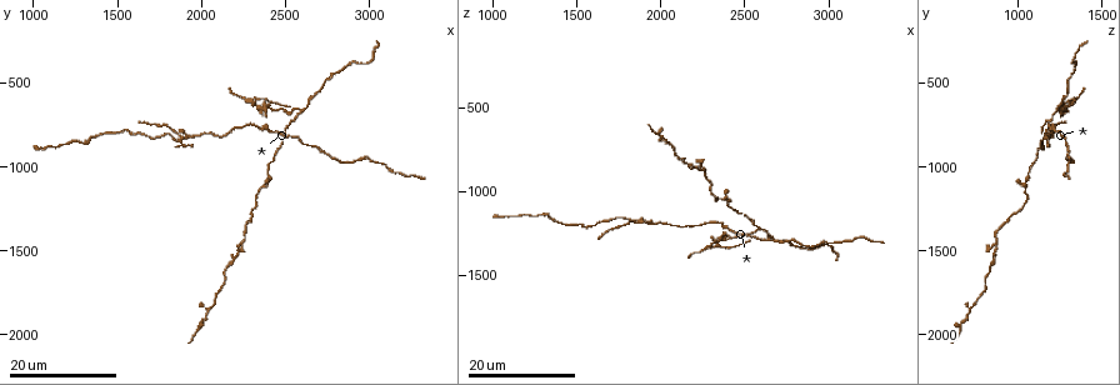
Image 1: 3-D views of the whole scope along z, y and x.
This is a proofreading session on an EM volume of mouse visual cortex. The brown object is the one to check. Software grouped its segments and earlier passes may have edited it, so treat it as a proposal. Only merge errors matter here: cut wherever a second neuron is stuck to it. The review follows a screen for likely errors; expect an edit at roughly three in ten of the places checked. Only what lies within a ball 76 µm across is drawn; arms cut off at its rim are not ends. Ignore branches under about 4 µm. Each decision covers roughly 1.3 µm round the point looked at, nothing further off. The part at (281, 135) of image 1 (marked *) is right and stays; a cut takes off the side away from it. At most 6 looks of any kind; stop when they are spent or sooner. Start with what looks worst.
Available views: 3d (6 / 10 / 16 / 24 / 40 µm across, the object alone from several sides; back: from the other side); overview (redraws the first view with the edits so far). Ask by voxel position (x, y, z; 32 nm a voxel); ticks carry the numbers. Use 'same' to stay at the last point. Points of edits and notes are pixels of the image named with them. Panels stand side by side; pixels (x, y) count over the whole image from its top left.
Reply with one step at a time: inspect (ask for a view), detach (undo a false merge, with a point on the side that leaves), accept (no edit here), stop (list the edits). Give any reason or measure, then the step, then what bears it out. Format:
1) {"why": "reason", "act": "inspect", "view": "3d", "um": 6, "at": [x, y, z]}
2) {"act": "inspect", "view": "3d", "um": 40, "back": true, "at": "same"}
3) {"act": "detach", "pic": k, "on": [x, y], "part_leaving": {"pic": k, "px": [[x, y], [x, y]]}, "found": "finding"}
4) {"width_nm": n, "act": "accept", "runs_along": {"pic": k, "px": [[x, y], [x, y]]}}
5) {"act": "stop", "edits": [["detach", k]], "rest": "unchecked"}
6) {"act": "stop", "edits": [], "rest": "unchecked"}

{"why": "four or more arms meet", "act": "inspect", "view": "3d", "um": 24, "at": [1880, 820, 1180]}

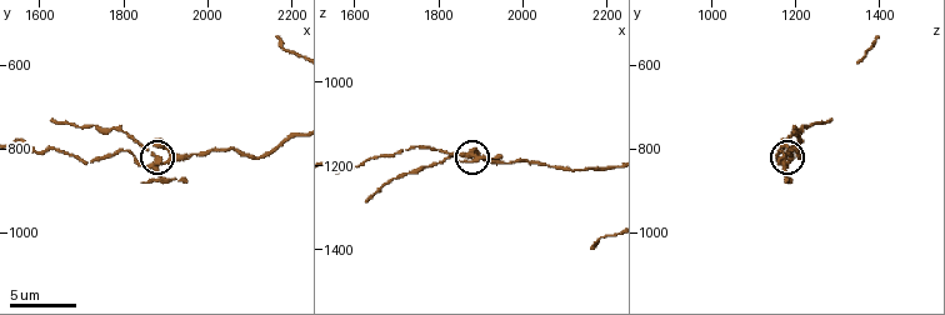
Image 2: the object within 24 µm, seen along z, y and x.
{"why": "closer look", "act": "inspect", "view": "3d", "um": 10, "at": [1875, 825, 1165]}

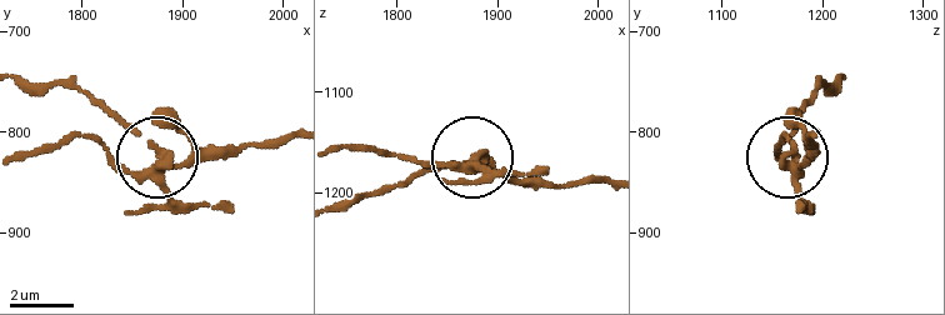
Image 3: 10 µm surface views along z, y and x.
{"width_nm": 250, "act": "detach", "pic": 3, "on": [188, 204], "part_leaving": {"pic": 3, "px": [[150, 171], [150, 141], [78, 91], [21, 85]]}, "found": "two neurons meet here"}

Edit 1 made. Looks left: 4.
{"act": "inspect", "view": "overview"}

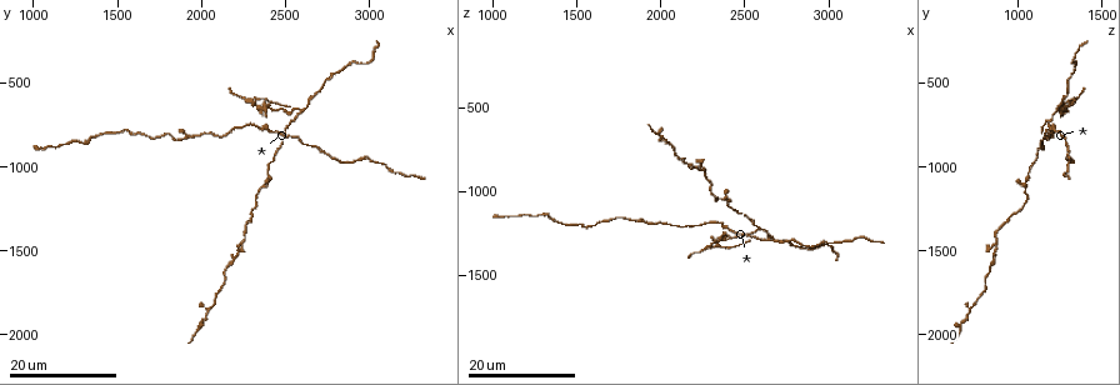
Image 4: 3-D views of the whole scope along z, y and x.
{"act": "inspect", "view": "3d", "um": 16, "at": [2600, 680, 1220]}

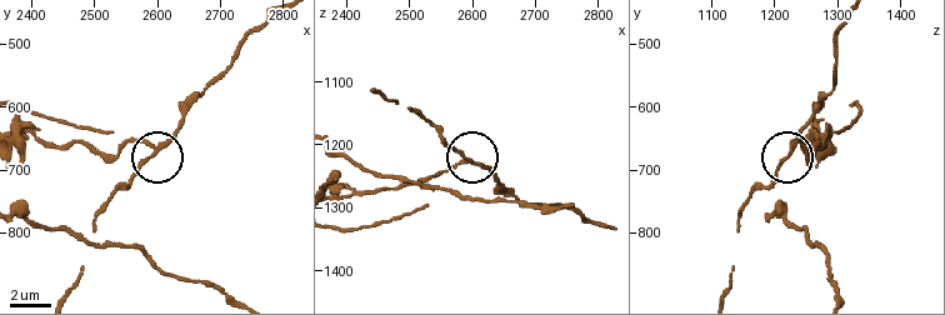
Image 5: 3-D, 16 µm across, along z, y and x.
{"act": "inspect", "view": "3d", "um": 6, "at": [2595, 670, 1225]}

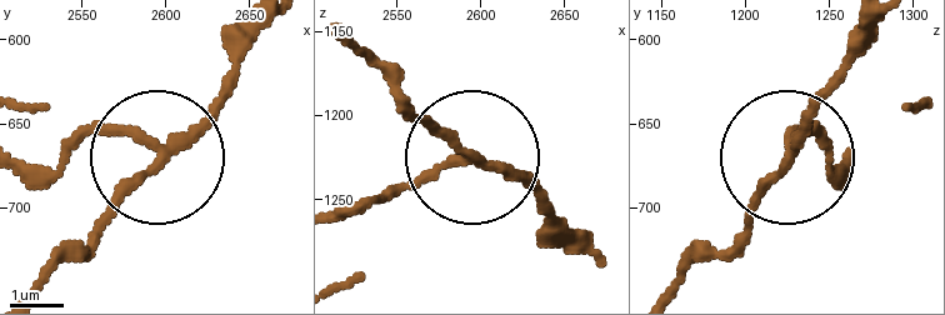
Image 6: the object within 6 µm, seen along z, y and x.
{"arms": 3, "act": "detach", "pic": 6, "on": [81, 126], "part_leaving": {"pic": 6, "px": [[154, 136], [91, 136], [24, 159]]}, "found": "a second neuron is stuck on"}

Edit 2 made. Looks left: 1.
{"act": "stop", "edits": [["detach", 3], ["detach", 6]], "rest": "unchecked"}

